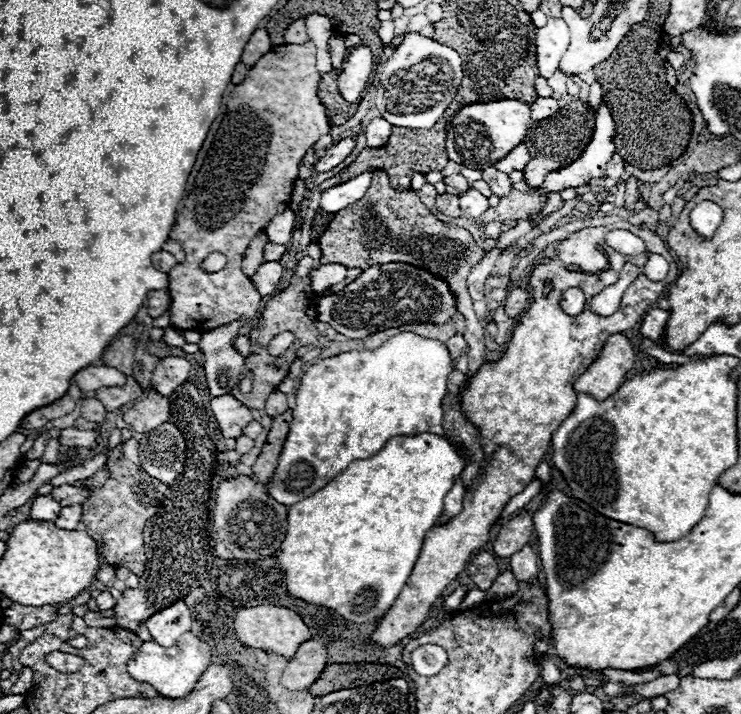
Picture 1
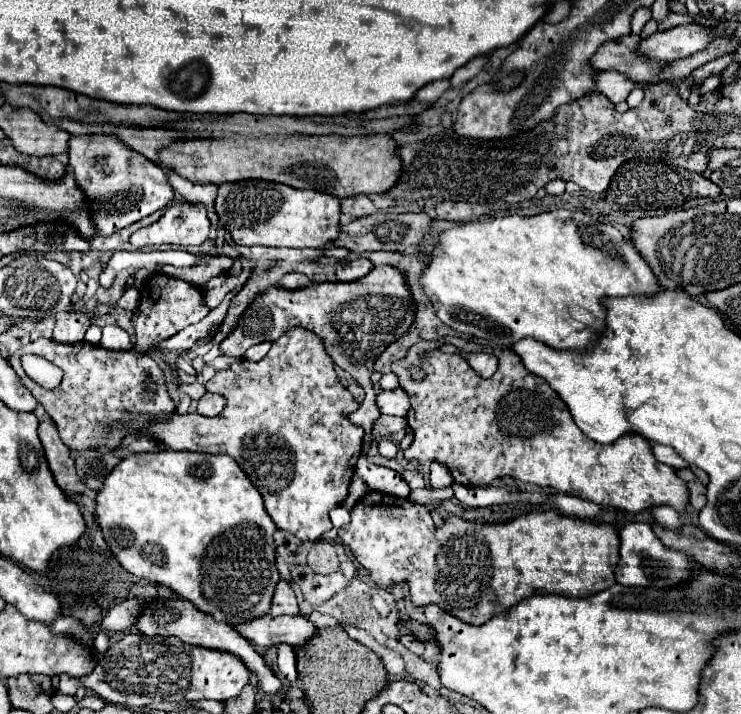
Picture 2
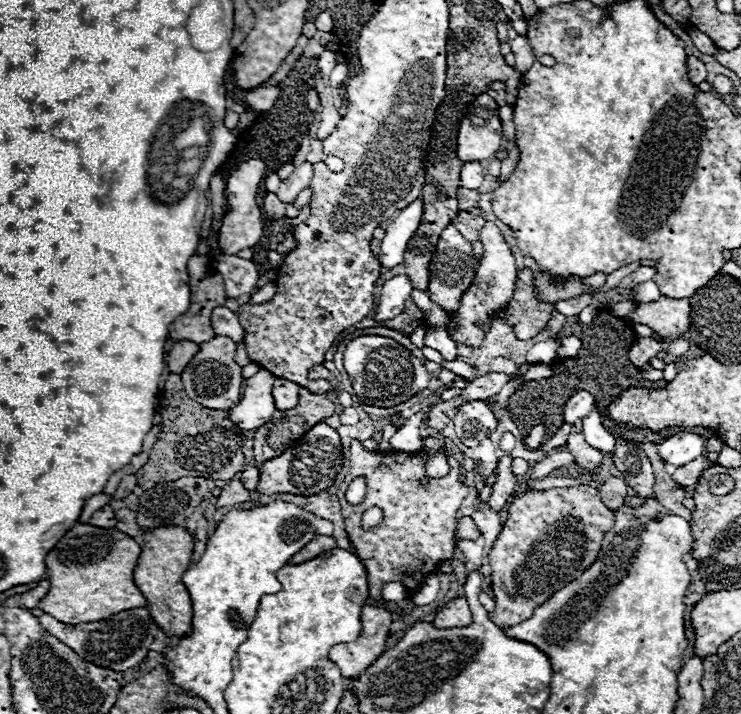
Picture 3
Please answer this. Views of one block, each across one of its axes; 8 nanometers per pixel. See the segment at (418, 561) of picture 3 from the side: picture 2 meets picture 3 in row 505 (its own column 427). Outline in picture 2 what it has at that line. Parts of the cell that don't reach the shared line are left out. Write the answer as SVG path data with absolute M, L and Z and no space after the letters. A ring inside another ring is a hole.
M454 336L420 340L408 348L402 360L392 364L392 372L398 374L400 386L410 398L406 420L414 432L414 442L404 456L420 464L446 464L458 484L480 486L500 476L514 476L626 512L642 512L654 506L672 506L680 514L686 512L690 498L686 482L676 476L672 466L652 456L650 442L636 434L624 434L612 444L590 440L574 424L568 406L548 382L528 372L512 350L492 350ZM444 342L454 344L462 354L440 352L438 346ZM420 352L428 352L428 358L420 360ZM470 352L494 354L498 358L496 374L488 380L480 378L464 356ZM410 366L418 366L426 376L414 380Z

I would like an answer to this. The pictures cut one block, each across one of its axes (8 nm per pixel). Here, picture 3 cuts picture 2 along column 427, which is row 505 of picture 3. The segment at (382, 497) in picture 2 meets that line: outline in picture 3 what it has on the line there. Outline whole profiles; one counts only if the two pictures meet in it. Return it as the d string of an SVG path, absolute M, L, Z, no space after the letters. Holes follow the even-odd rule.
M580 484L572 488L552 488L544 492L528 490L516 496L506 508L504 528L498 534L488 554L488 562L492 570L490 572L492 590L494 590L494 600L496 600L496 610L490 614L490 618L502 628L528 620L536 606L540 606L560 586L578 578L596 560L602 538L614 526L614 522L616 522L614 512L602 504L600 492L592 486Z

